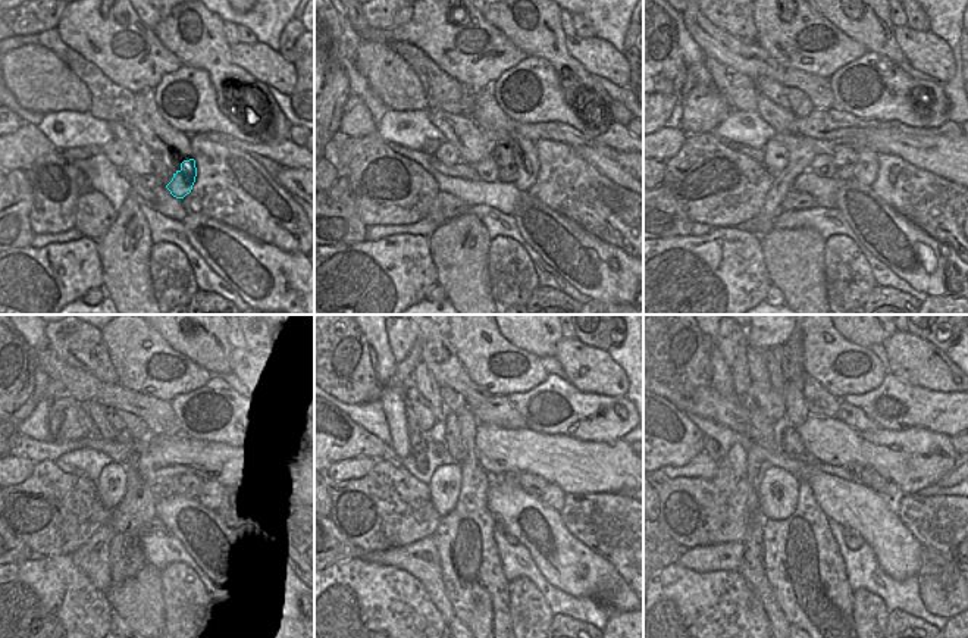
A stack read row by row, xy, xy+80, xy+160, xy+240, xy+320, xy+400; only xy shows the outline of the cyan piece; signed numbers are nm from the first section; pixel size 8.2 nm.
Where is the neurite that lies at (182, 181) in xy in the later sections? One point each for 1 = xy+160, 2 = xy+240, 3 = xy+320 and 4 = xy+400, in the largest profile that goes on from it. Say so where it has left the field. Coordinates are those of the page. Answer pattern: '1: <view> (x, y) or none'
1: xy+160 (865, 171)
2: xy+240 (215, 496)
3: xy+320 (553, 496)
4: xy+400 (890, 494)

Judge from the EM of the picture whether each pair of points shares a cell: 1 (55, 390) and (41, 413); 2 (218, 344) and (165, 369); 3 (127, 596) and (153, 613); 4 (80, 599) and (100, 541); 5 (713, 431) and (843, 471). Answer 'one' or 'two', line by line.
1: two
2: two
3: one
4: two
5: one

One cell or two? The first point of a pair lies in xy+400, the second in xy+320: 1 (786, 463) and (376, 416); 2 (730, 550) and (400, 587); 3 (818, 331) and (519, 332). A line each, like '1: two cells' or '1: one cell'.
1: one cell
2: two cells
3: two cells

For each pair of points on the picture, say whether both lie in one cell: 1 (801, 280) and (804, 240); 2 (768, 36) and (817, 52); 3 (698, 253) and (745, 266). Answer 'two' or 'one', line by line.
1: one
2: one
3: one

